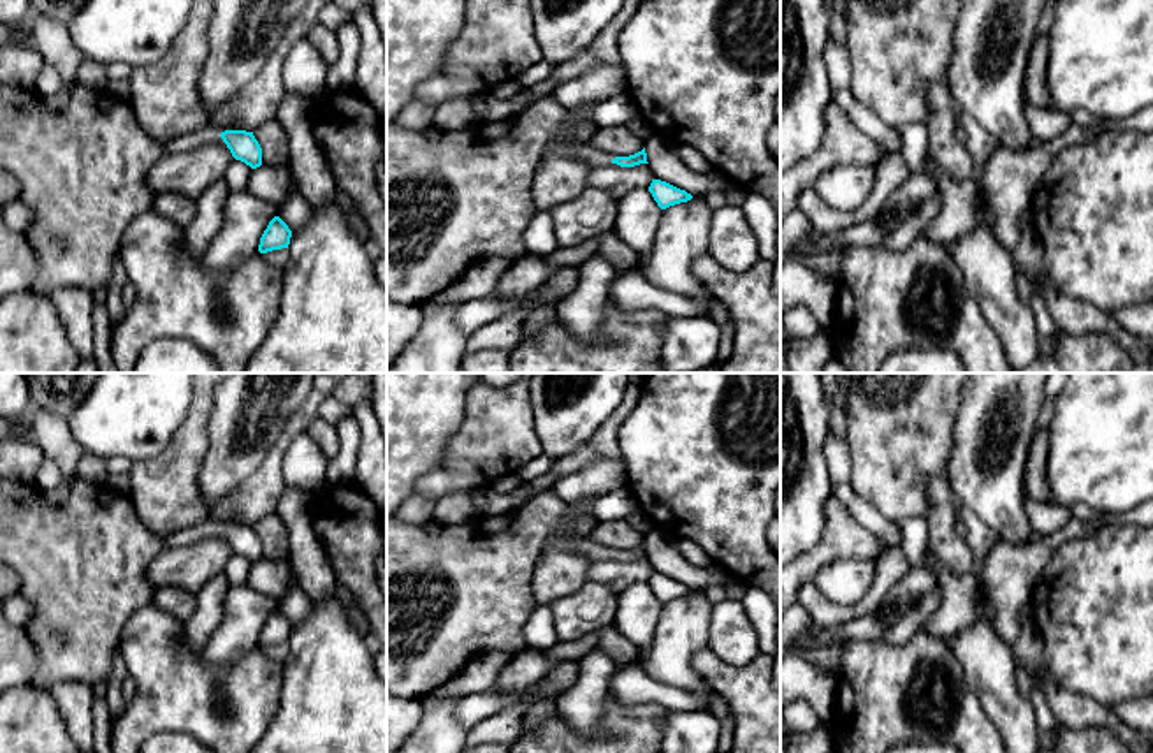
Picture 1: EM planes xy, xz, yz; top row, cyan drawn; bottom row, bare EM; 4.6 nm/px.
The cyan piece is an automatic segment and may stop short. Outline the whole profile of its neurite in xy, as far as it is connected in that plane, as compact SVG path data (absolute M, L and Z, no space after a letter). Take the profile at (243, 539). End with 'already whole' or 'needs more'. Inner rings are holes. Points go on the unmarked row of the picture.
M209 517L192 528L183 528L167 535L162 542L162 547L178 549L220 535L227 538L236 554L244 556L251 563L262 559L262 542L255 533L253 526L221 524Z; needs more

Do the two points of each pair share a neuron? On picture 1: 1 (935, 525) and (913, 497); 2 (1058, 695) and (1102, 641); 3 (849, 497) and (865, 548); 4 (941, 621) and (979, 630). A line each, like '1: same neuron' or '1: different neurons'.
1: different neurons
2: different neurons
3: different neurons
4: different neurons

